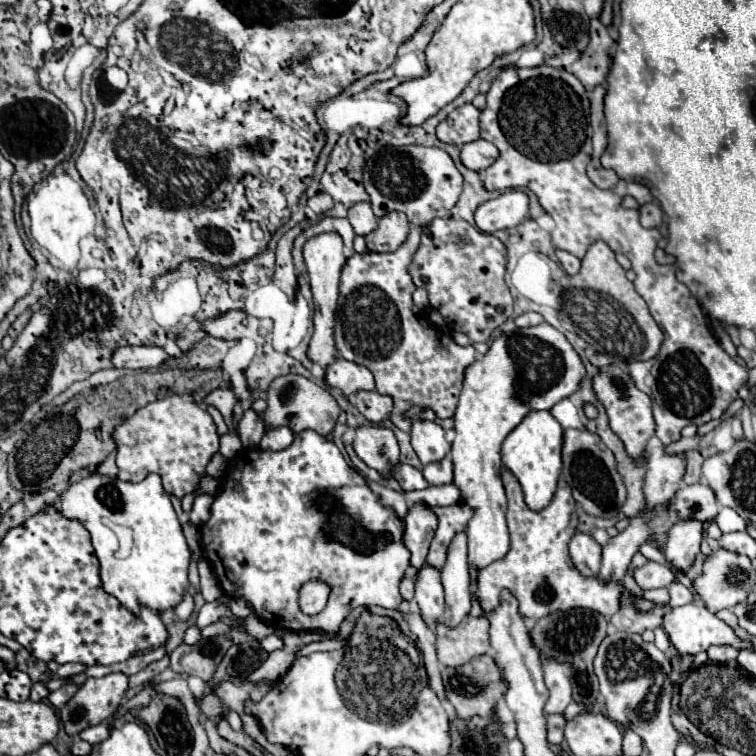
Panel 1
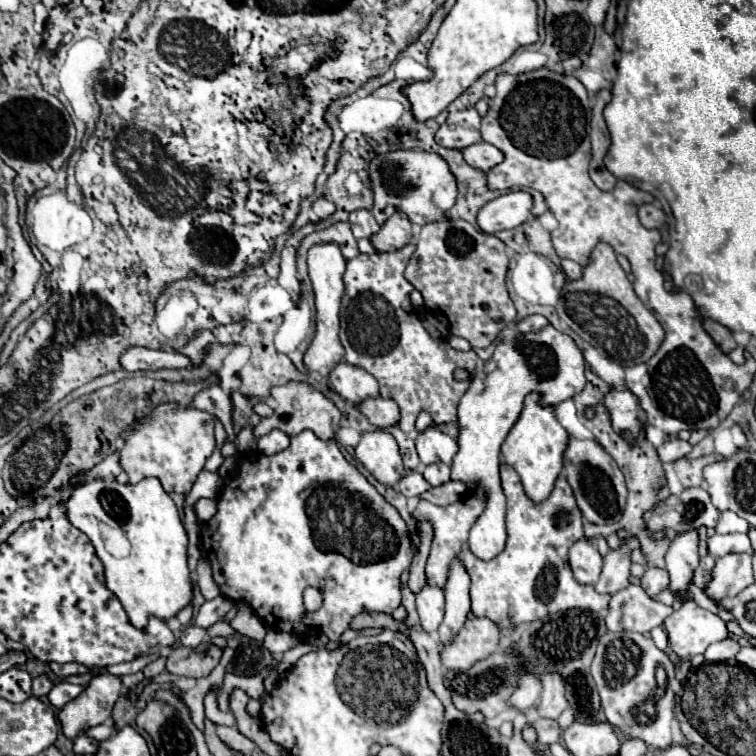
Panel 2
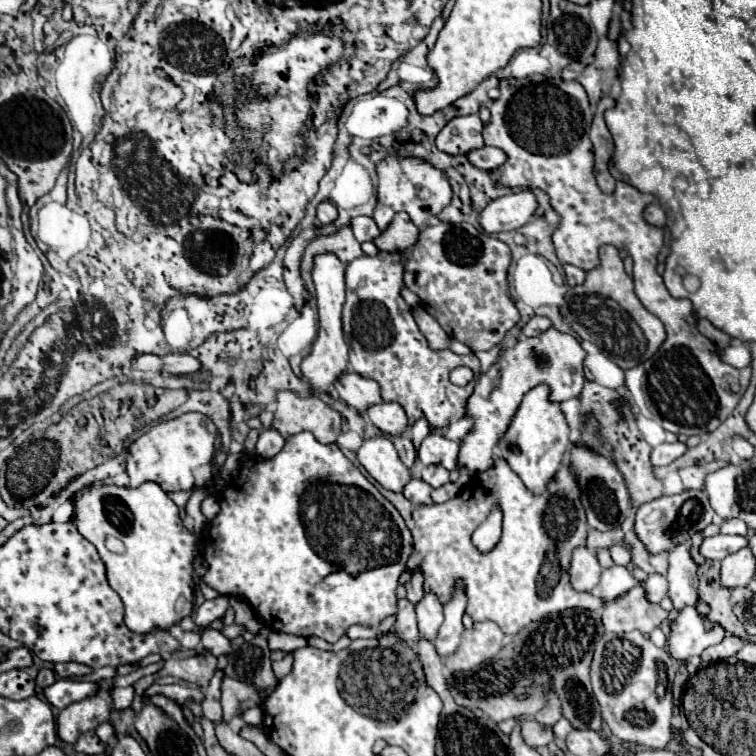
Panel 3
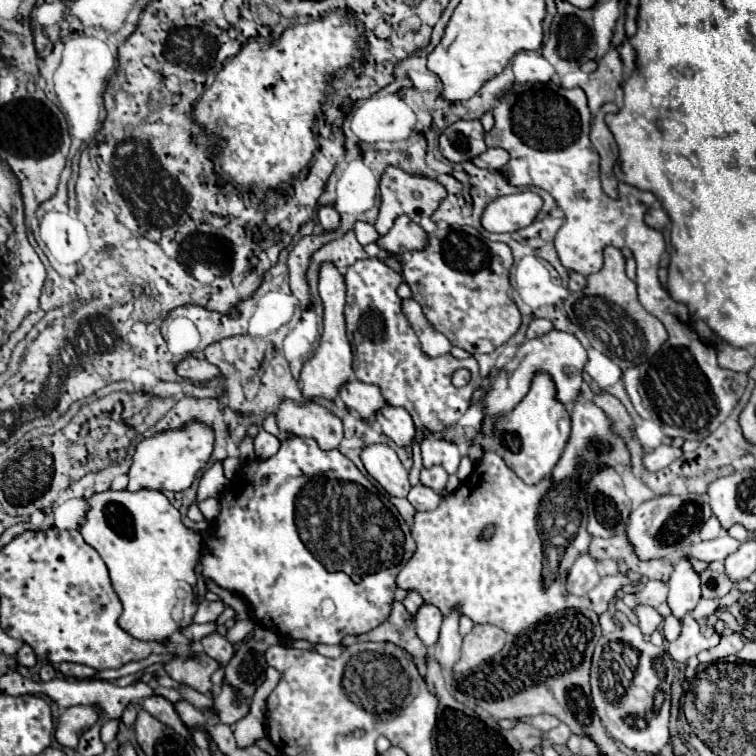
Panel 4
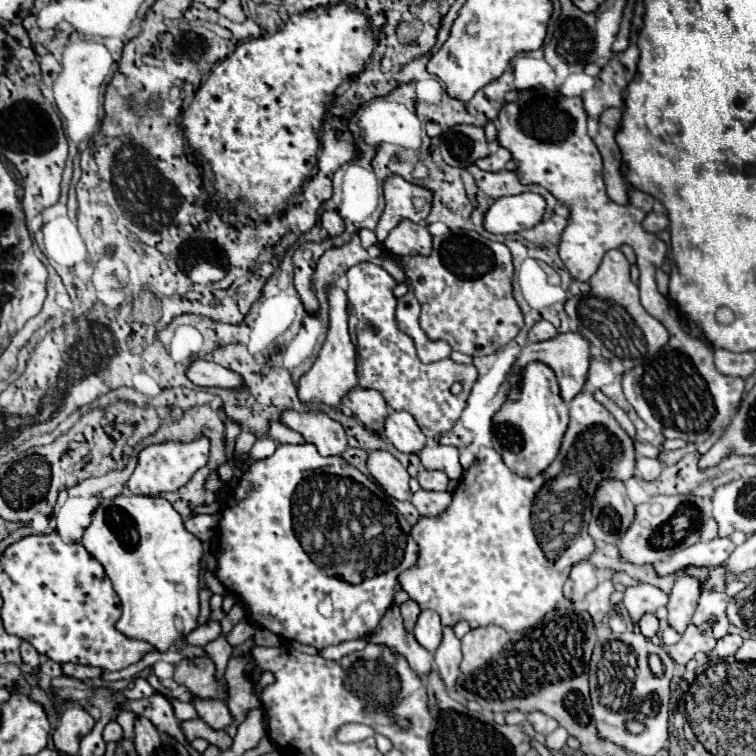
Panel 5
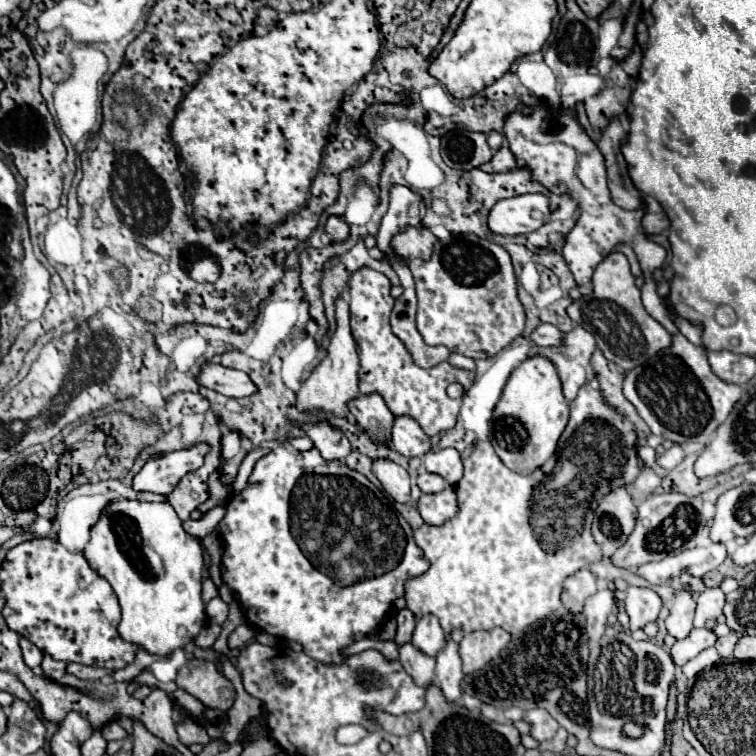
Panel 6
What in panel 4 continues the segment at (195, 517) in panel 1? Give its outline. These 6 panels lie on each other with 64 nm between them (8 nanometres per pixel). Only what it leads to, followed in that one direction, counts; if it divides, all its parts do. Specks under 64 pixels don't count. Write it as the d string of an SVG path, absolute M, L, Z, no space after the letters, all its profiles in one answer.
M206 498L206 500L198 502L198 508L206 520L214 520L220 514L220 502L216 498Z

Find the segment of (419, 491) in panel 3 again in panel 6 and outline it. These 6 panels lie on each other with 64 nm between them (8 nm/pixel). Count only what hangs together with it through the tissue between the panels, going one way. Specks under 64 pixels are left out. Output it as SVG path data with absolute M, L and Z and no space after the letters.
M452 486L438 494L422 494L418 502L418 512L430 526L442 526L458 514L458 500Z

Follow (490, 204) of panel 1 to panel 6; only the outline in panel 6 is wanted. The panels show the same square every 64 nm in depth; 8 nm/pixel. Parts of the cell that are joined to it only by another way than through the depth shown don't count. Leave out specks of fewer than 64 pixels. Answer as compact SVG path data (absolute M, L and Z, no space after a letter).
M524 194L524 196L514 196L512 200L500 200L488 216L488 228L494 234L528 234L538 230L542 224L550 220L550 200L544 194Z

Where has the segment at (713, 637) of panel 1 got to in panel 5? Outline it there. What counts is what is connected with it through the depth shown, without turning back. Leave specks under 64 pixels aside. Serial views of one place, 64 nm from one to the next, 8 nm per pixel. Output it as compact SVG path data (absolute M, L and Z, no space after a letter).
M690 624L684 632L684 636L680 638L680 642L676 642L674 646L668 648L670 656L678 662L678 664L686 664L688 660L692 660L698 652L710 652L716 646L716 638L708 636L706 632L702 632L700 628L696 628L694 624Z

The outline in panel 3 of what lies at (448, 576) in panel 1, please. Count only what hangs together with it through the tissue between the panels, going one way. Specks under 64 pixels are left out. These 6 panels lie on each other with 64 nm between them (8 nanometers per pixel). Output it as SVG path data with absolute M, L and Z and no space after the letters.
M458 586L452 600L444 606L444 622L434 640L434 648L440 658L452 656L458 650L460 636L464 630L464 626L462 626L464 610L466 610L466 596L464 596L464 590Z

